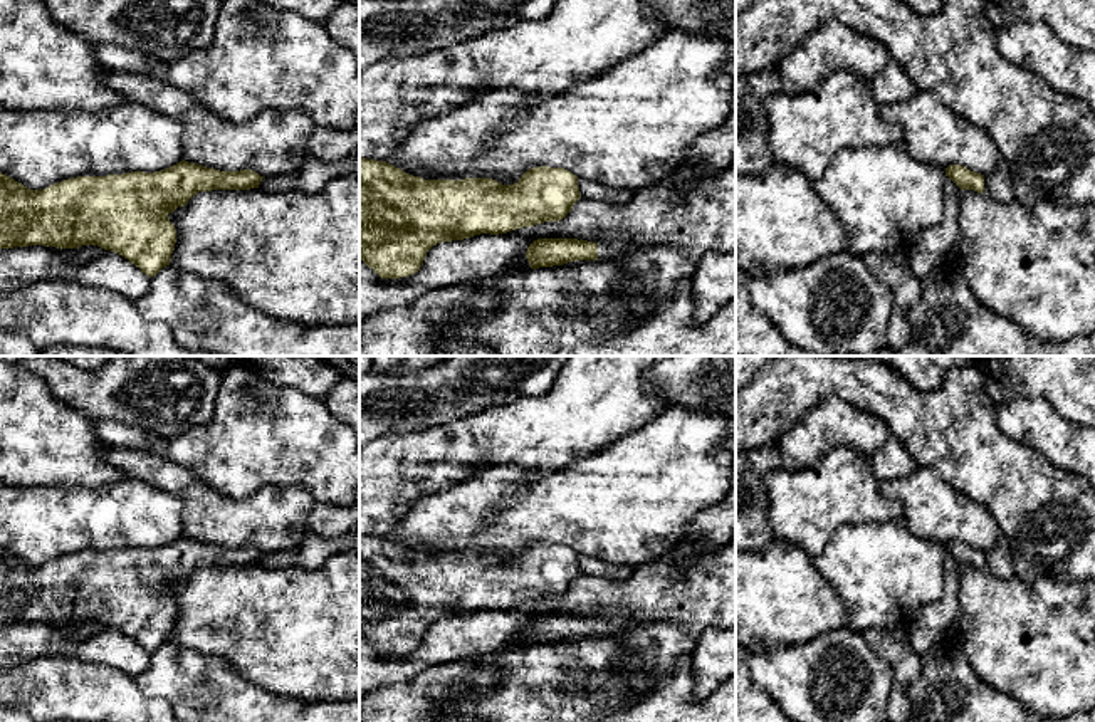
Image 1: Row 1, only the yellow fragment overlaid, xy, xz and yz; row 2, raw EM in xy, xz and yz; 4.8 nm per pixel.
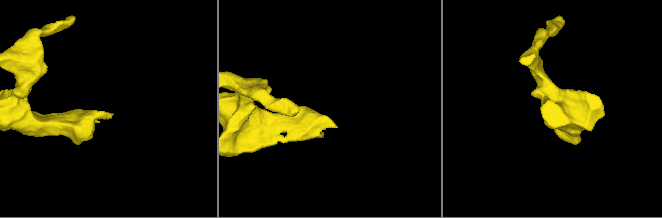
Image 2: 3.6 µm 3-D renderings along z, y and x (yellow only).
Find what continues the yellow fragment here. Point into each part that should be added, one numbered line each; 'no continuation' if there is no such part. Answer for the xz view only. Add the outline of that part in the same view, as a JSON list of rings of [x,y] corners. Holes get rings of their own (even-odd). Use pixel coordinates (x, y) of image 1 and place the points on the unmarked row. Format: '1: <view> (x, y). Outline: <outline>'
1: xz (605, 625). Outline: [[[596,618],[598,621],[598,636],[603,636],[608,631],[615,631],[625,625],[628,625],[623,618]]]

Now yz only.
1: yz (998, 561). Outline: [[[1003,536],[989,551],[984,552],[984,569],[1001,579],[1013,576],[1011,552]]]

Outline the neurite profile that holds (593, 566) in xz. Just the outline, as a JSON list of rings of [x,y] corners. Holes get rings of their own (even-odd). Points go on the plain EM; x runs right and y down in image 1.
[[[578,554],[578,564],[581,574],[593,574],[615,581],[625,581],[633,574],[633,568],[628,564],[608,564],[596,557],[588,557],[584,554]]]

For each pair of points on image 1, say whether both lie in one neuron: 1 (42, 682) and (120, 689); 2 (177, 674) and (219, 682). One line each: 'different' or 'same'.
1: same
2: same

